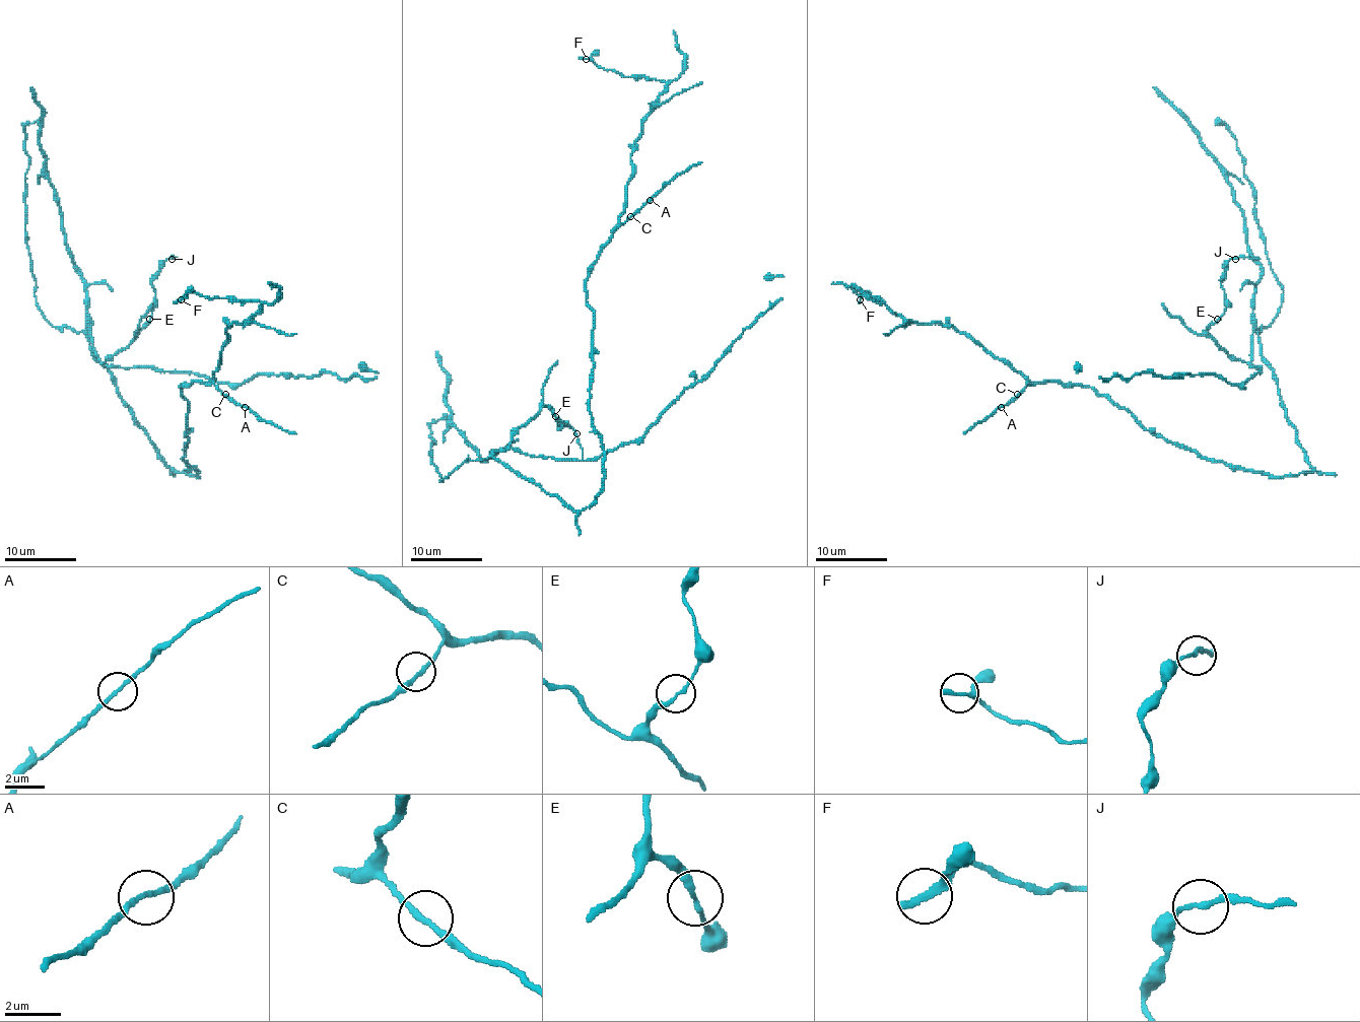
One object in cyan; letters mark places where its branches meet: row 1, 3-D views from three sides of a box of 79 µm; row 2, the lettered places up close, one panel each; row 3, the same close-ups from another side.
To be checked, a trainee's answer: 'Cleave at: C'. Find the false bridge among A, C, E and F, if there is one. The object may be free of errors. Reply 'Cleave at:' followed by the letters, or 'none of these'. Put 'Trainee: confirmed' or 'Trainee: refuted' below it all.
Cleave at: none of these
Trainee: refuted

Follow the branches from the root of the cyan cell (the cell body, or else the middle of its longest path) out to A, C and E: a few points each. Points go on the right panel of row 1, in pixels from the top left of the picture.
A: (1308, 473), (1269, 476), (1201, 459), (1194, 452), (1153, 435), (1130, 412), (1090, 387), (1033, 382), (1001, 407)
C: (1308, 473), (1269, 476), (1201, 459), (1194, 452), (1153, 435), (1130, 412), (1090, 387), (1033, 382), (1017, 394)
E: (1308, 473), (1311, 466), (1287, 417), (1258, 334), (1252, 334), (1250, 360), (1235, 360), (1208, 332), (1217, 320)

